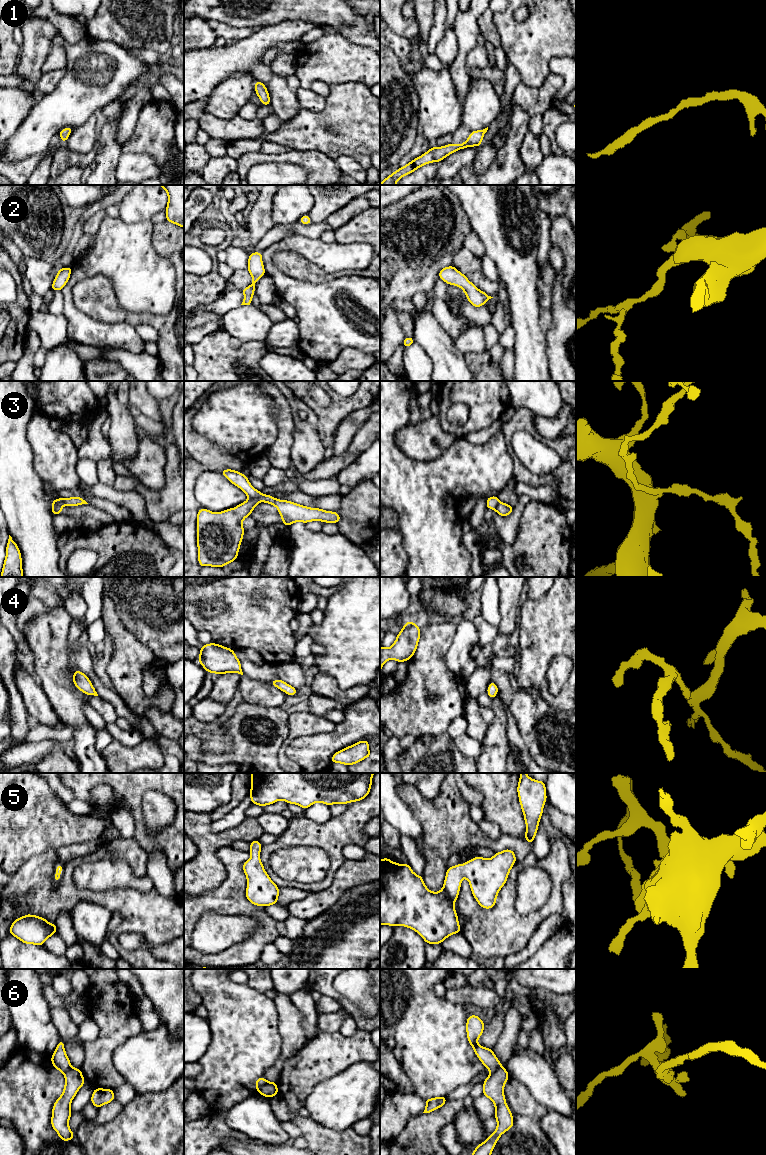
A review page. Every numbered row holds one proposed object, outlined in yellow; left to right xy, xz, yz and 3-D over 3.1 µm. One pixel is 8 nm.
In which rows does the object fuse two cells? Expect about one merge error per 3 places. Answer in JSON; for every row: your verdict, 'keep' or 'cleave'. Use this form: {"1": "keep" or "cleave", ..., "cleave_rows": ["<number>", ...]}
{"1": "keep", "2": "keep", "3": "cleave", "4": "keep", "5": "keep", "6": "cleave", "cleave_rows": ["3", "6"]}

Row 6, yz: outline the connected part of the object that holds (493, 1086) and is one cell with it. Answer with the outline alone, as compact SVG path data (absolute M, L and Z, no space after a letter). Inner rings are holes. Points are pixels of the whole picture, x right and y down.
M500 1068L483 1082L483 1095L495 1105L494 1117L497 1120L497 1127L493 1134L474 1149L472 1155L491 1155L500 1136L514 1125L513 1116L503 1092L508 1078L509 1074L506 1068Z

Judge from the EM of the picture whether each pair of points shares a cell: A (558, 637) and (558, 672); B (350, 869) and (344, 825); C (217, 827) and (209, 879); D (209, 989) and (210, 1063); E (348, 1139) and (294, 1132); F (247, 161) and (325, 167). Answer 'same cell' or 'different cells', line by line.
A: different cells
B: different cells
C: different cells
D: same cell
E: different cells
F: same cell

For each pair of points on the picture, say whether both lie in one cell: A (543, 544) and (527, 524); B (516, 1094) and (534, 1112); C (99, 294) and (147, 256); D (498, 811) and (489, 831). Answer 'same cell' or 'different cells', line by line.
A: same cell
B: same cell
C: different cells
D: different cells

